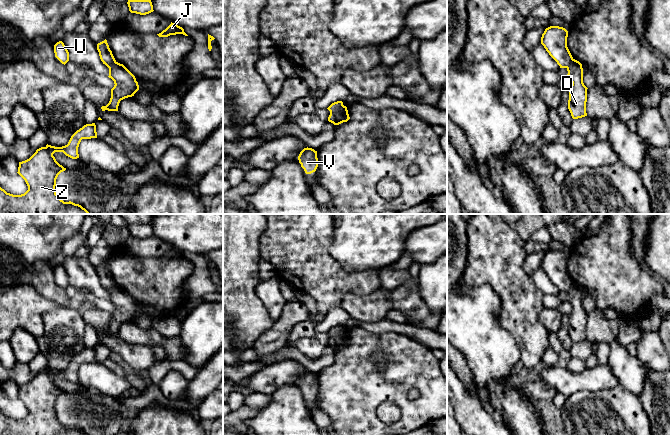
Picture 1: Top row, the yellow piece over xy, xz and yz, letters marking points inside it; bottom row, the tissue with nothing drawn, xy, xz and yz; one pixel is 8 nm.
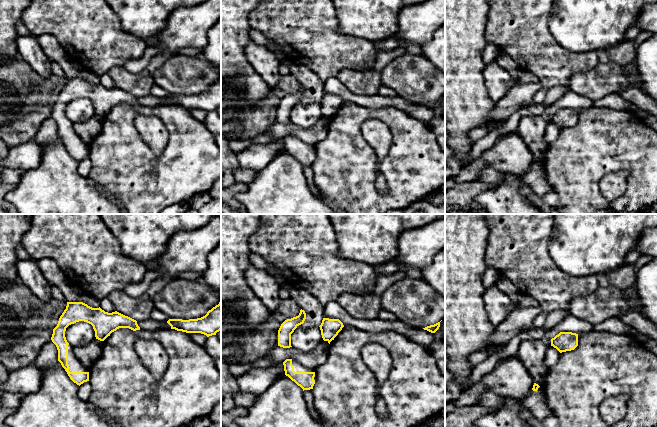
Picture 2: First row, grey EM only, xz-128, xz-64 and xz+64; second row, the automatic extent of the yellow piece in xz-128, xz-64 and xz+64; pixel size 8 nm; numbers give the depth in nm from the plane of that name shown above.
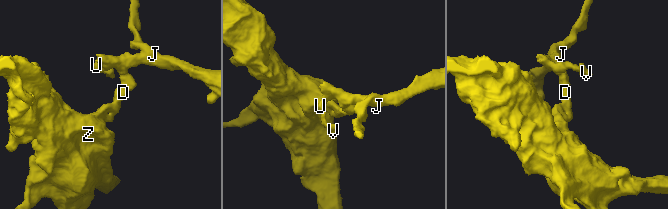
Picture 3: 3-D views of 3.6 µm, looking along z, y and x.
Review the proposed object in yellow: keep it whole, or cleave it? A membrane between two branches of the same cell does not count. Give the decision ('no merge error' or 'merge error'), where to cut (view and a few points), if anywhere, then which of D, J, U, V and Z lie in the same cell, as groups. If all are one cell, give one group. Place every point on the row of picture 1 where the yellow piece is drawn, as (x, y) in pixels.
merge error; cut xz (343, 105), (338, 110), (330, 113); groups D Z / J U V

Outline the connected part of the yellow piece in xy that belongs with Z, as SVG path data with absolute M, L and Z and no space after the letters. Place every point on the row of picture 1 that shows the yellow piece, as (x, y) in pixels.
M95 123L86 124L77 130L70 138L67 145L55 147L46 145L36 150L36 152L27 160L19 162L18 174L25 180L28 190L21 195L7 193L0 187L0 214L90 214L85 208L71 201L64 202L56 194L55 186L58 175L65 171L53 154L63 152L66 156L79 158L78 147L82 139L97 138Z

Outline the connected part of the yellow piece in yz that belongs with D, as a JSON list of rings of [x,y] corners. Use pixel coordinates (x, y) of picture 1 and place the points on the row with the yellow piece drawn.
[[[573,59],[567,67],[567,77],[571,80],[572,85],[569,89],[568,109],[573,119],[587,116],[587,87],[583,83],[582,64]]]

